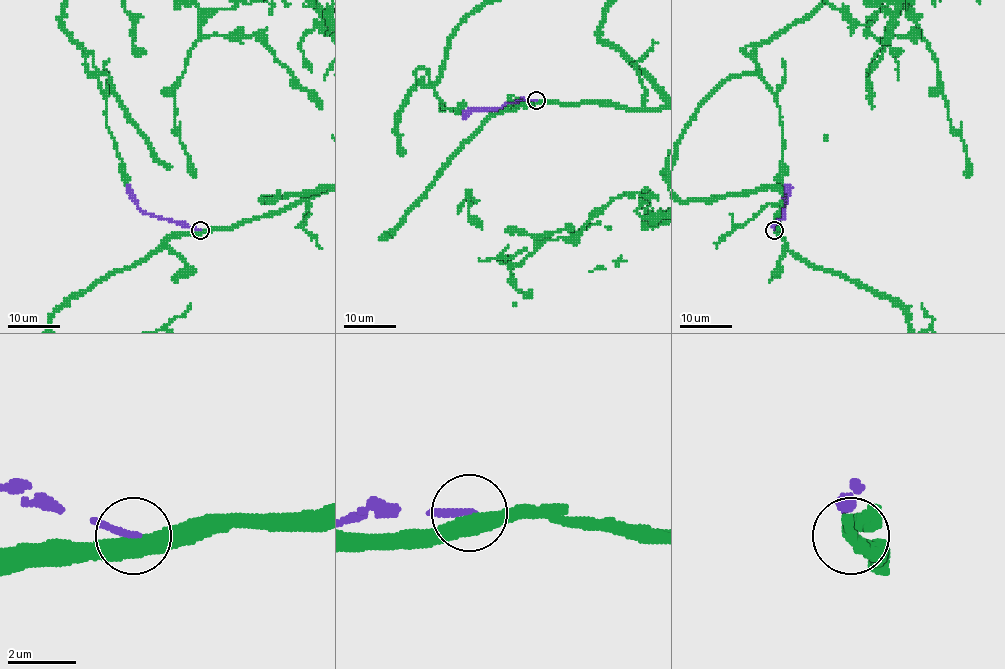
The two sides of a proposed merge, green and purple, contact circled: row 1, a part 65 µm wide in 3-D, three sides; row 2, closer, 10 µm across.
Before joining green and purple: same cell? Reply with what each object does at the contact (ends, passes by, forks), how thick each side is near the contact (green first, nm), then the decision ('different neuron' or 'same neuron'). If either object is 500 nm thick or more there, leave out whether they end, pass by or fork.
green passes by; purple ends; calibres 440 and 200 nm; different neuron

